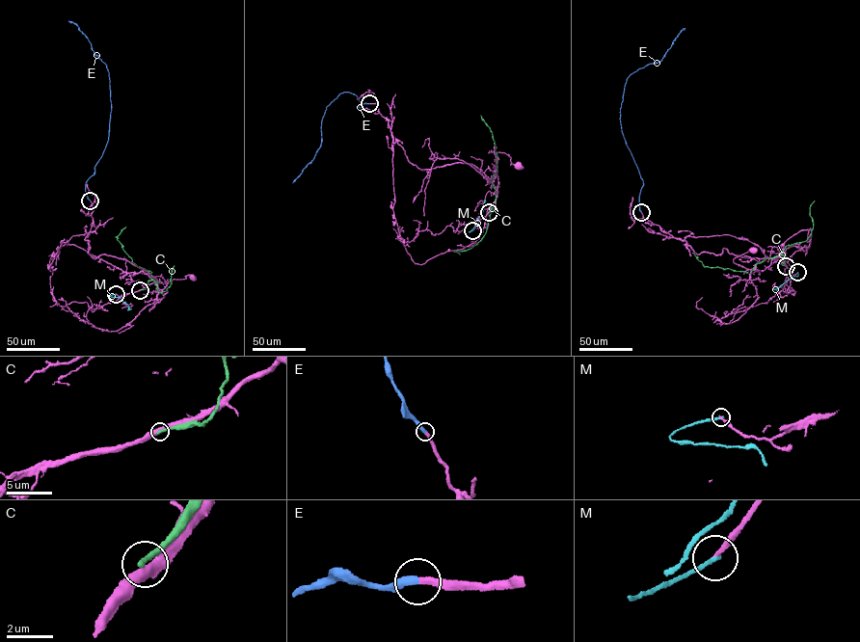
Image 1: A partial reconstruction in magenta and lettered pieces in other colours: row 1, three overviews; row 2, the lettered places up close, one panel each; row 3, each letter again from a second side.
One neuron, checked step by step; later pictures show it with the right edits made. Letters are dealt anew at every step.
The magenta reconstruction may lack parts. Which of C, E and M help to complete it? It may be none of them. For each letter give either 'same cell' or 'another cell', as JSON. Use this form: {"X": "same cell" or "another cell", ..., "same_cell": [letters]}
{"C": "another cell", "E": "same cell", "M": "another cell", "same_cell": ["E"]}

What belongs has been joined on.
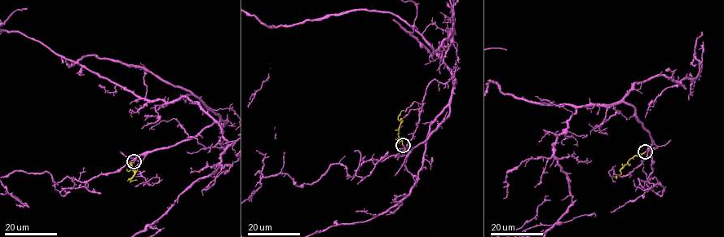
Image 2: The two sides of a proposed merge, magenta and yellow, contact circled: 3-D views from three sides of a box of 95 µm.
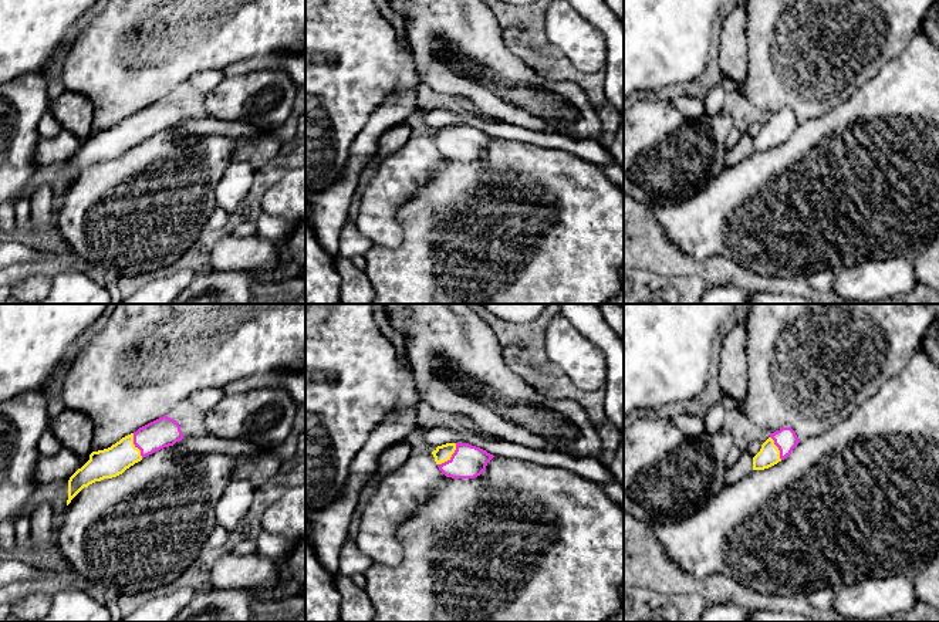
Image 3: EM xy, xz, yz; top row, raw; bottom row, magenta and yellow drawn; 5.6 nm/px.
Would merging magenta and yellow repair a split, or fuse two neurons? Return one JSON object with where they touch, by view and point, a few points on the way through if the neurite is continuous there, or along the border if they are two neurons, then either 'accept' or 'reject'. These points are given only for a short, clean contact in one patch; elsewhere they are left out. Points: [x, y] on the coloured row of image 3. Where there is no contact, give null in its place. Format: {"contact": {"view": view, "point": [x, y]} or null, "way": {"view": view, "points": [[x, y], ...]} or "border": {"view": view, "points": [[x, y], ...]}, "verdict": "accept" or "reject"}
{"contact": {"view": "xz", "point": [452, 456]}, "way": {"view": "xz", "points": [[468, 462], [452, 456], [442, 453]]}, "verdict": "accept"}

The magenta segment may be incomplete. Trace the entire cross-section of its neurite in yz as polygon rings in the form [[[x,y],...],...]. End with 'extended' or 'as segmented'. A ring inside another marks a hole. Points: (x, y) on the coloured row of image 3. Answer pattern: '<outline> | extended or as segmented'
[[[781,427],[770,433],[760,452],[753,457],[753,470],[764,470],[777,464],[790,456],[798,443],[800,440],[791,427]]] | extended

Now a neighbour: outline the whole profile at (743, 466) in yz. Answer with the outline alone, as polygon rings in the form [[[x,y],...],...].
[[[743,450],[739,460],[727,467],[726,470],[726,484],[732,486],[749,476],[753,471],[753,456]]]

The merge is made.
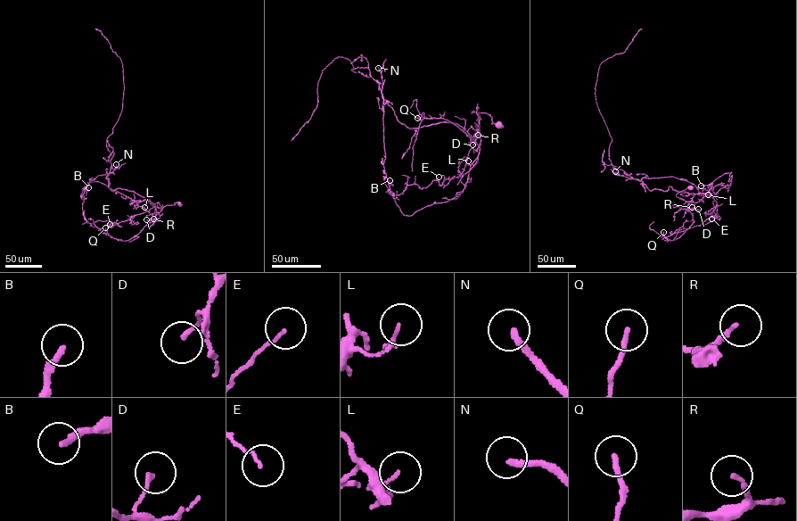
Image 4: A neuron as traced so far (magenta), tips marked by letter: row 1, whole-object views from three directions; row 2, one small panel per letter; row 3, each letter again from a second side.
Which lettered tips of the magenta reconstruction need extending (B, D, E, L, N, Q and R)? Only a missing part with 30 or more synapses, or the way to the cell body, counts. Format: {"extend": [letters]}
{"extend": ["N"]}

